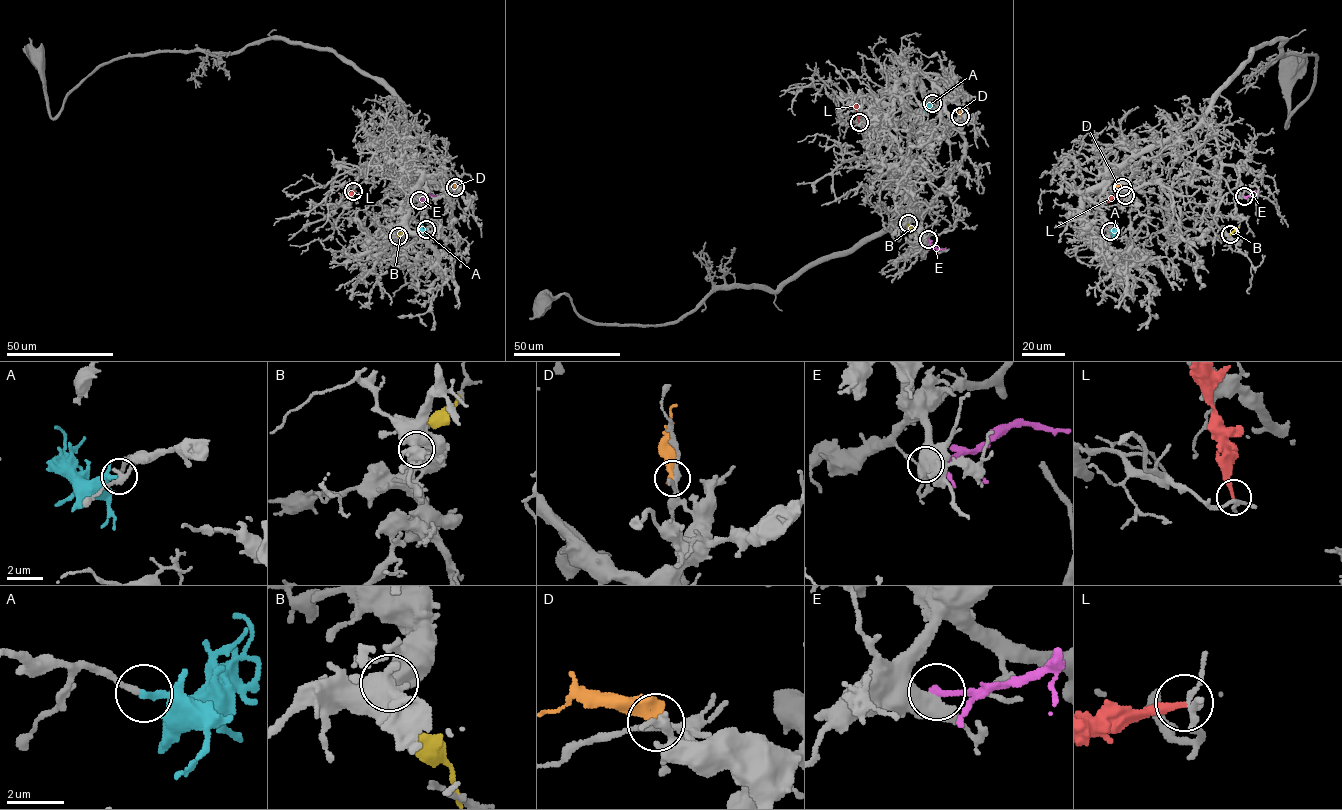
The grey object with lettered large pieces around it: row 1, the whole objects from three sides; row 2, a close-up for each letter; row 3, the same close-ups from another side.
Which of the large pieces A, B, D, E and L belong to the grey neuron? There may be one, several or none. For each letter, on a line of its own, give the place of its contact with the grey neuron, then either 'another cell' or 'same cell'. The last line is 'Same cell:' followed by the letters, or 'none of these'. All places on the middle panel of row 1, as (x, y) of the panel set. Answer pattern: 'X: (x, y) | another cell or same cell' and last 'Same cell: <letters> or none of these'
A: (932, 103) | same cell
B: (908, 223) | another cell
D: (960, 116) | another cell
E: (928, 239) | another cell
L: (859, 122) | another cell
Same cell: A

